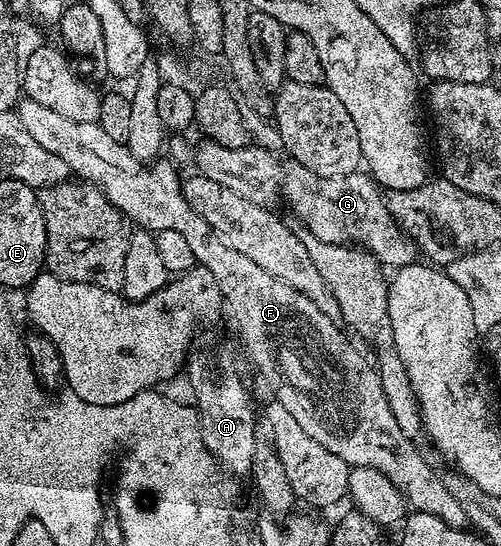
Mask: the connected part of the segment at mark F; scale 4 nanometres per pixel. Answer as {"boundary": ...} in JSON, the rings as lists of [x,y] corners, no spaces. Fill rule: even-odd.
{"boundary":[[[23,98],[17,104],[16,114],[33,140],[48,149],[48,153],[56,153],[79,180],[100,188],[135,228],[151,233],[173,229],[187,239],[195,264],[216,277],[225,310],[230,310],[234,318],[234,327],[242,338],[247,357],[254,362],[263,381],[274,390],[256,391],[257,402],[283,405],[312,441],[319,442],[351,467],[367,467],[384,473],[384,477],[400,489],[407,508],[440,517],[444,525],[467,526],[464,509],[456,497],[444,489],[439,472],[430,468],[425,457],[414,448],[415,440],[396,425],[373,362],[350,344],[346,340],[347,332],[335,320],[320,313],[304,293],[272,277],[272,273],[260,269],[252,257],[236,253],[232,245],[216,235],[208,221],[188,205],[182,192],[182,179],[173,162],[154,161],[147,165],[132,157],[125,143],[108,137],[98,123],[72,121],[40,105],[40,101]]]}

